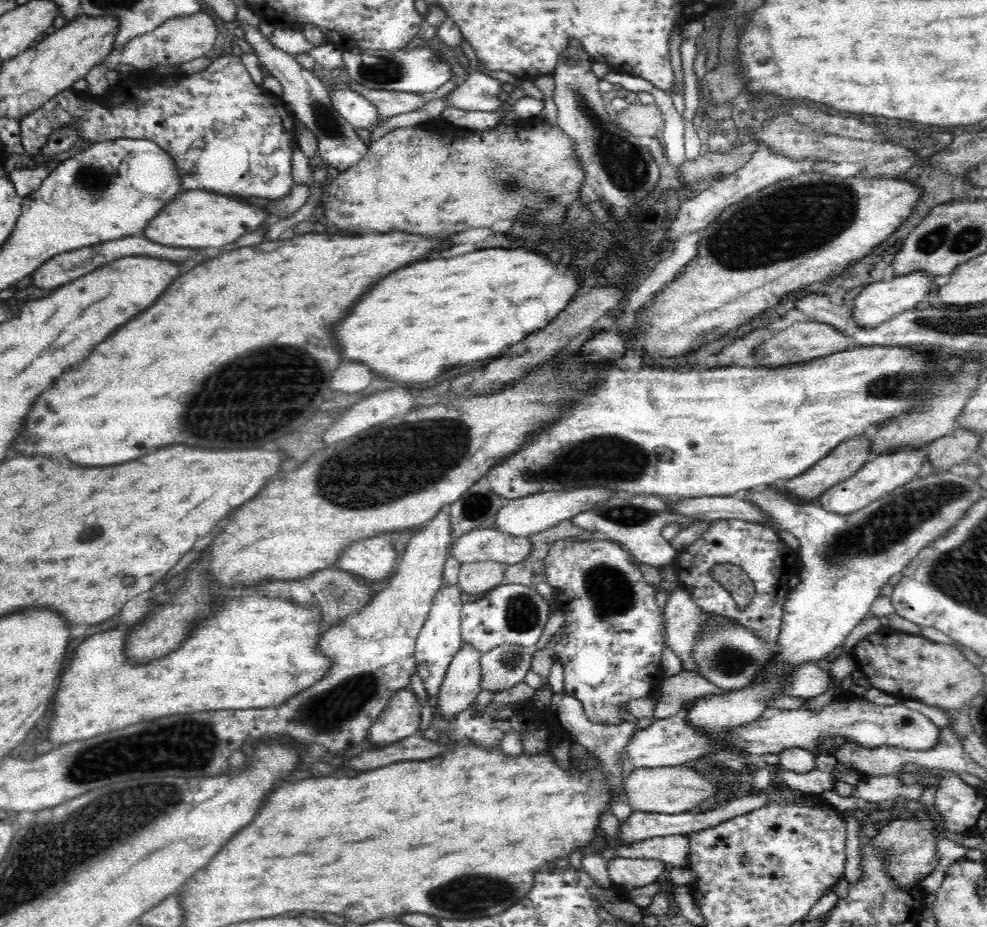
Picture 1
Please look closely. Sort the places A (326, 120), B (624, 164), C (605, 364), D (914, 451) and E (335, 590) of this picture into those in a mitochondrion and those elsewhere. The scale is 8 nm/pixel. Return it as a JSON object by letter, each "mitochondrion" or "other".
{"A":"mitochondrion","B":"mitochondrion","C":"other","D":"other","E":"mitochondrion"}

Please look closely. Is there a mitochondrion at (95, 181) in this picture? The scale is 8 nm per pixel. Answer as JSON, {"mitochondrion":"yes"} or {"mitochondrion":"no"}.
{"mitochondrion":"yes"}

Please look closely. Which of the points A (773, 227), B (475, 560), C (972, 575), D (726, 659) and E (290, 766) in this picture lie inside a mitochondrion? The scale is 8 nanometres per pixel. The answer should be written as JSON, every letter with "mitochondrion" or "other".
{"A":"mitochondrion","B":"other","C":"mitochondrion","D":"mitochondrion","E":"other"}

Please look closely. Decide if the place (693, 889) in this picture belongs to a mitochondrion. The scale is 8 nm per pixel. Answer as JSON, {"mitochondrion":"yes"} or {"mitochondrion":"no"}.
{"mitochondrion":"no"}

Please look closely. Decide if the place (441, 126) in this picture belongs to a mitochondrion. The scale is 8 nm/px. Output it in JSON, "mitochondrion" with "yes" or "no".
{"mitochondrion":"no"}

